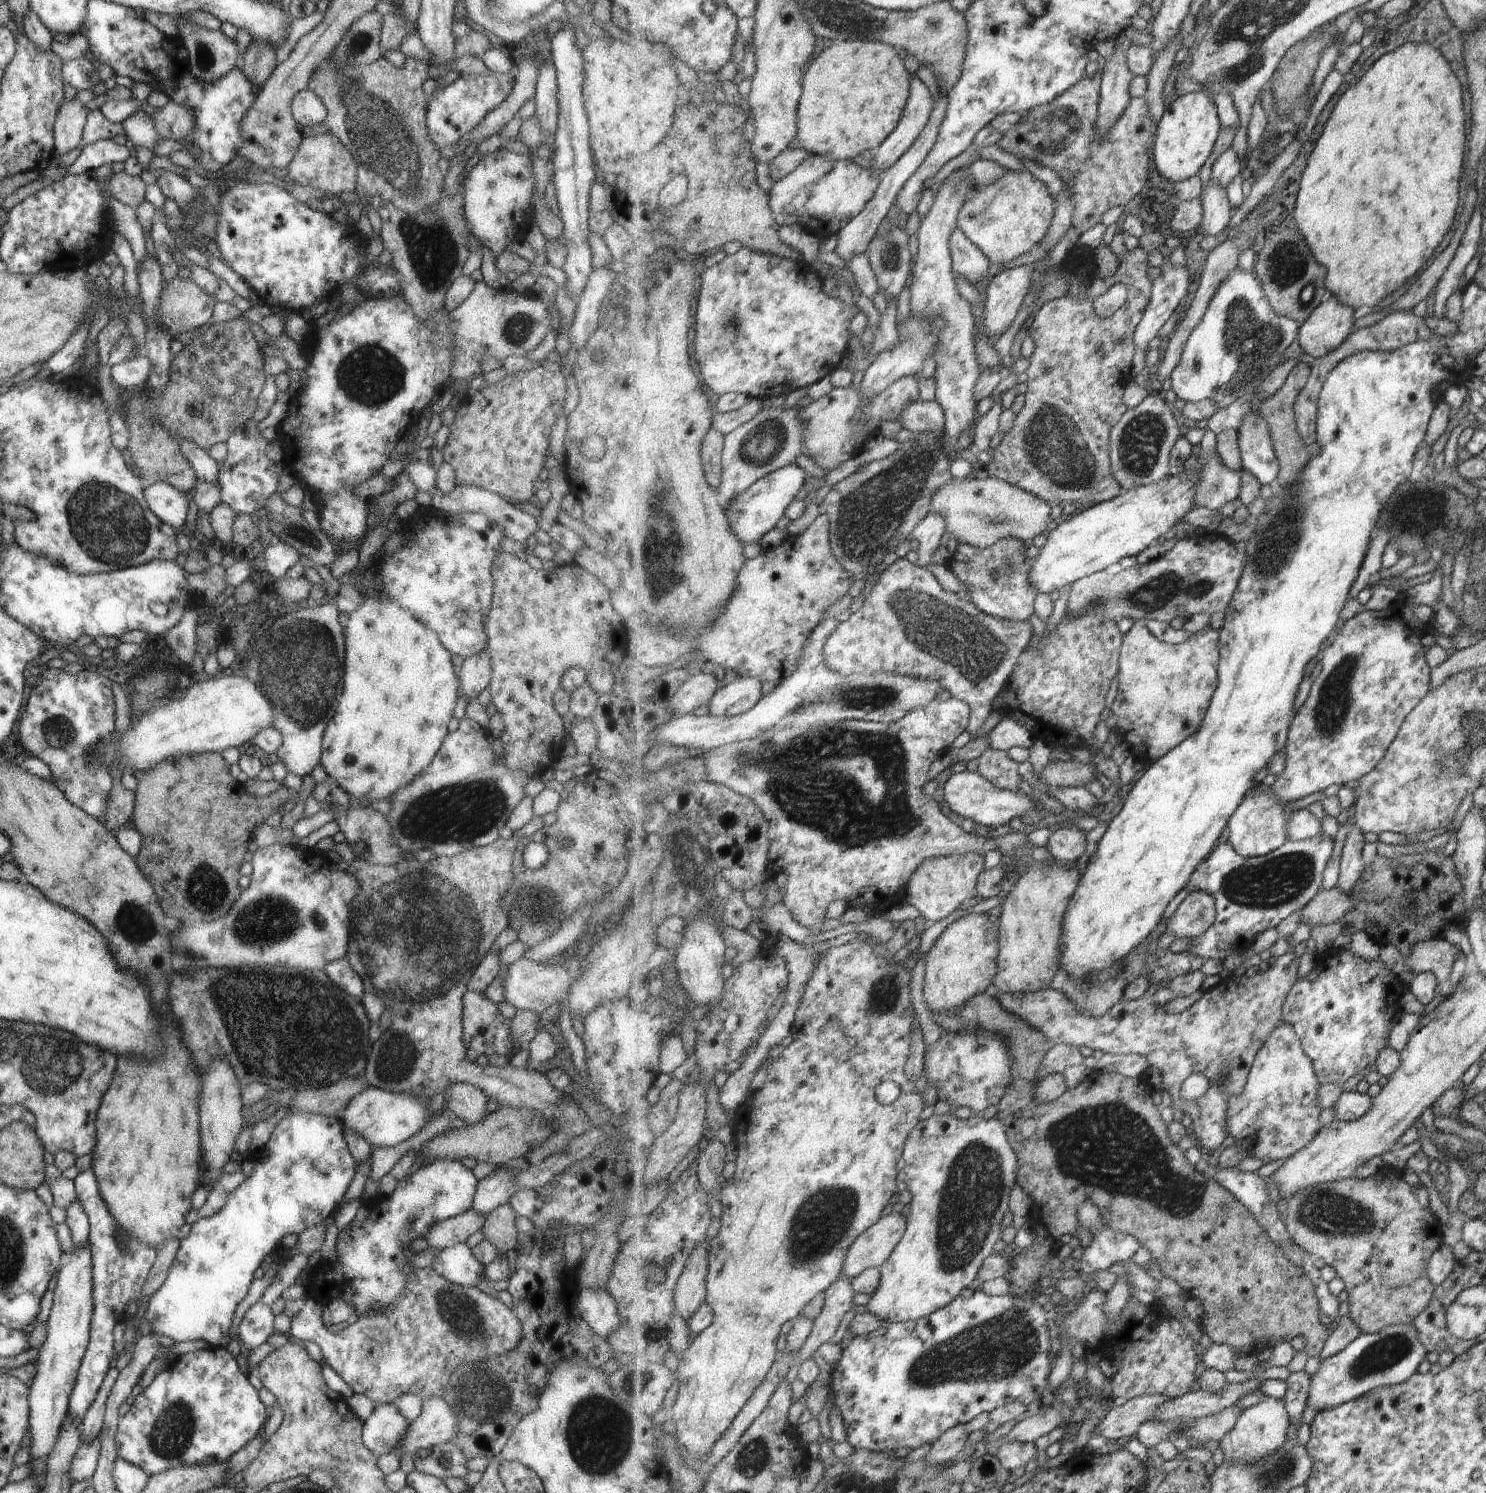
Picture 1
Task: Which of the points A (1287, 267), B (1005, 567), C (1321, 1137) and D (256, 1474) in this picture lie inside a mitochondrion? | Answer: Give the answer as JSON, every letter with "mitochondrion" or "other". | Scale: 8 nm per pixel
{"A":"mitochondrion","B":"mitochondrion","C":"other","D":"other"}

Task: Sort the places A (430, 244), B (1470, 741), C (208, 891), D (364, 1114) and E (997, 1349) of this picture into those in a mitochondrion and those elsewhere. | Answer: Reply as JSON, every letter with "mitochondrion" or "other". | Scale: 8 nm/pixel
{"A":"mitochondrion","B":"mitochondrion","C":"mitochondrion","D":"other","E":"mitochondrion"}

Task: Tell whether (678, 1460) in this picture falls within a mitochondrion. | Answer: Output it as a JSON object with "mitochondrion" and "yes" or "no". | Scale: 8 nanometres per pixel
{"mitochondrion":"no"}

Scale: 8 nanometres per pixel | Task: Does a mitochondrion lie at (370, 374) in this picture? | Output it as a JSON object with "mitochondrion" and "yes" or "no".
{"mitochondrion":"yes"}

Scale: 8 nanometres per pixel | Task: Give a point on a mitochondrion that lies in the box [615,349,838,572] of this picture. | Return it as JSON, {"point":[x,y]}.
{"point":[756,449]}

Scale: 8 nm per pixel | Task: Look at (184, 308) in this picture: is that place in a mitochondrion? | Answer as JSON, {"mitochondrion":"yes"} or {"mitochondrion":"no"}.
{"mitochondrion":"yes"}

